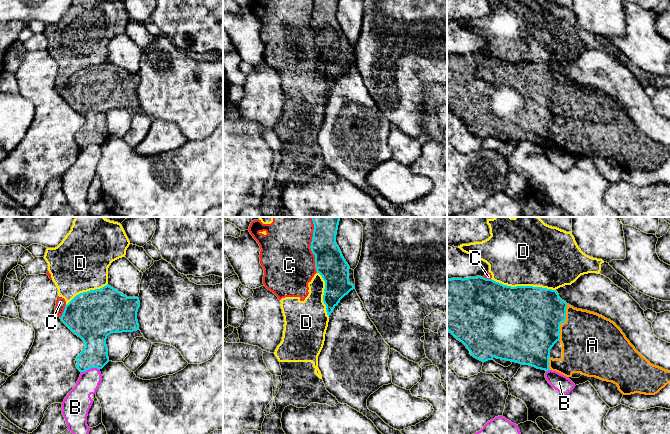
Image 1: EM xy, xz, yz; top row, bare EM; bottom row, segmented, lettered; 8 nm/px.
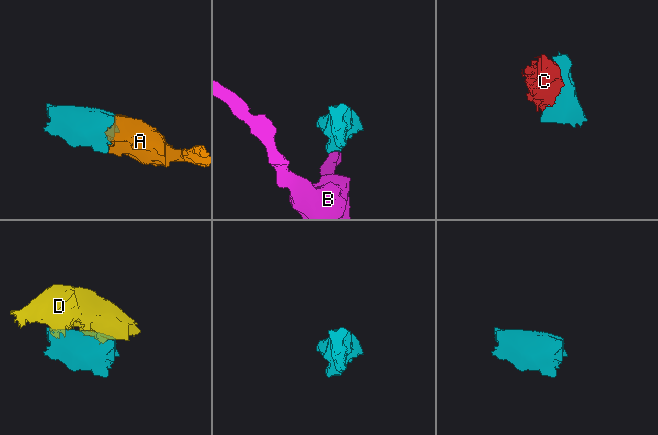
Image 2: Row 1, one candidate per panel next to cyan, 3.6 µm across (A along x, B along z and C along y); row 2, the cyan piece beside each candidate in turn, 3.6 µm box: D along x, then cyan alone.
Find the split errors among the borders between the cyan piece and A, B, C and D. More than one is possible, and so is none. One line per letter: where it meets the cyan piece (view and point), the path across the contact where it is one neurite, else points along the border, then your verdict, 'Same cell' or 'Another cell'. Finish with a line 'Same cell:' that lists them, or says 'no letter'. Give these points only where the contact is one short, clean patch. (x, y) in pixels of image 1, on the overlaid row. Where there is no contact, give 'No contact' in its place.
A: Touches cyan at yz (562, 322). Same cell
B: Touches cyan at xy (90, 368). Boundary: xy (99, 369), (89, 368), (81, 373). Another cell
C: Touches cyan at xz (311, 245). Another cell
D: Touches cyan at yz (523, 286). Another cell
Same cell: A

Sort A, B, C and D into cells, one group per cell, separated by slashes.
A / B / C D

